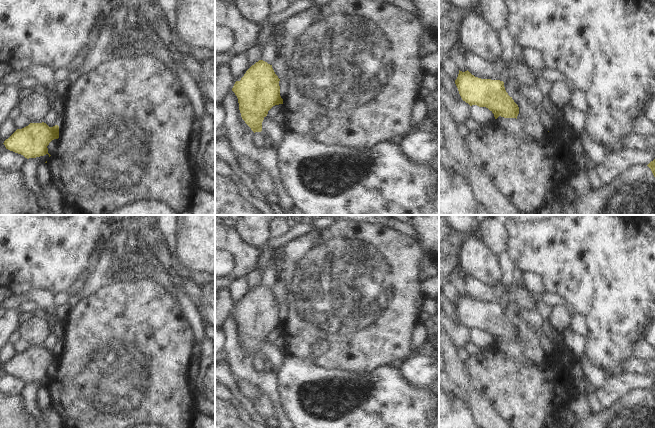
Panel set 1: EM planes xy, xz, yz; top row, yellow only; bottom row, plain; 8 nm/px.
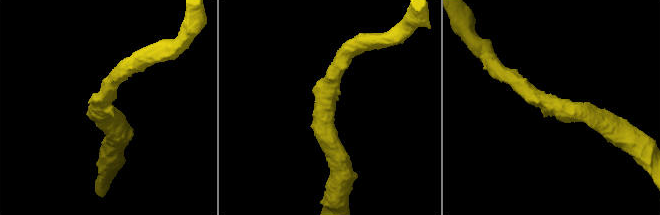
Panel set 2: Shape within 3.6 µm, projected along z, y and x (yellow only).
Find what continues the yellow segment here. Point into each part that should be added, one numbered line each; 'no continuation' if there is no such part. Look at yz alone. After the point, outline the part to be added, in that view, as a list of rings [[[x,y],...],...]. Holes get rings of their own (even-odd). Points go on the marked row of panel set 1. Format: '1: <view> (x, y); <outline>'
no continuation

